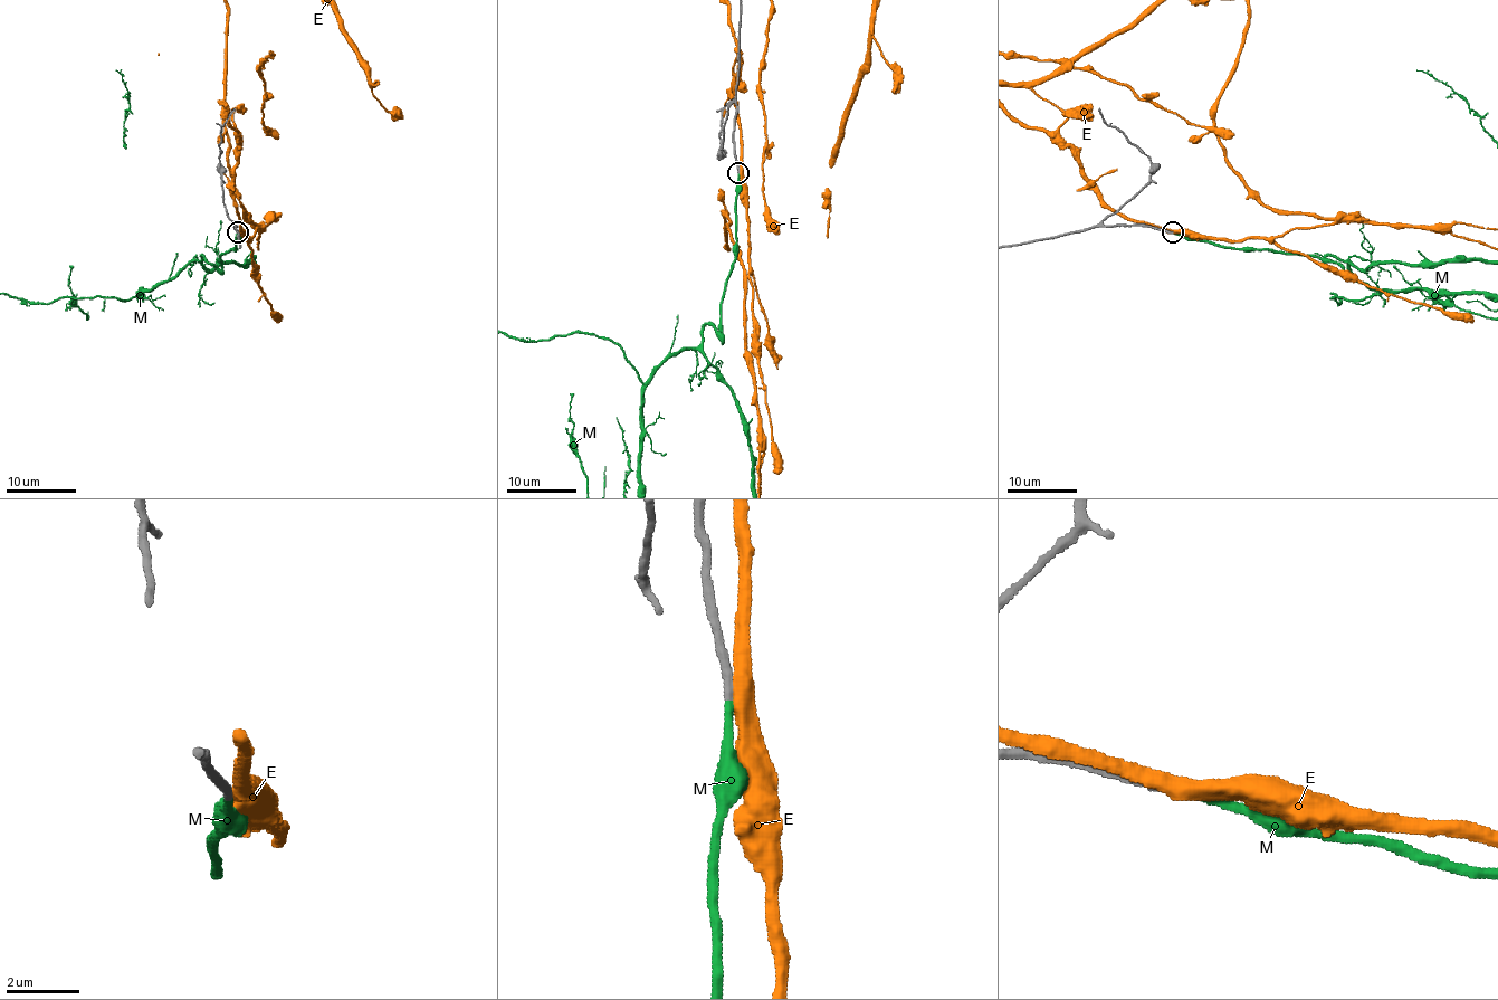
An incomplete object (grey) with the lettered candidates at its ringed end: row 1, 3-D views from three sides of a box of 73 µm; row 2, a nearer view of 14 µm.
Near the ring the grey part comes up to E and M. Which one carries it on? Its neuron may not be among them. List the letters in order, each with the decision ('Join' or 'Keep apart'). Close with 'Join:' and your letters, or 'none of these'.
E: Keep apart
M: Join
Join: M

